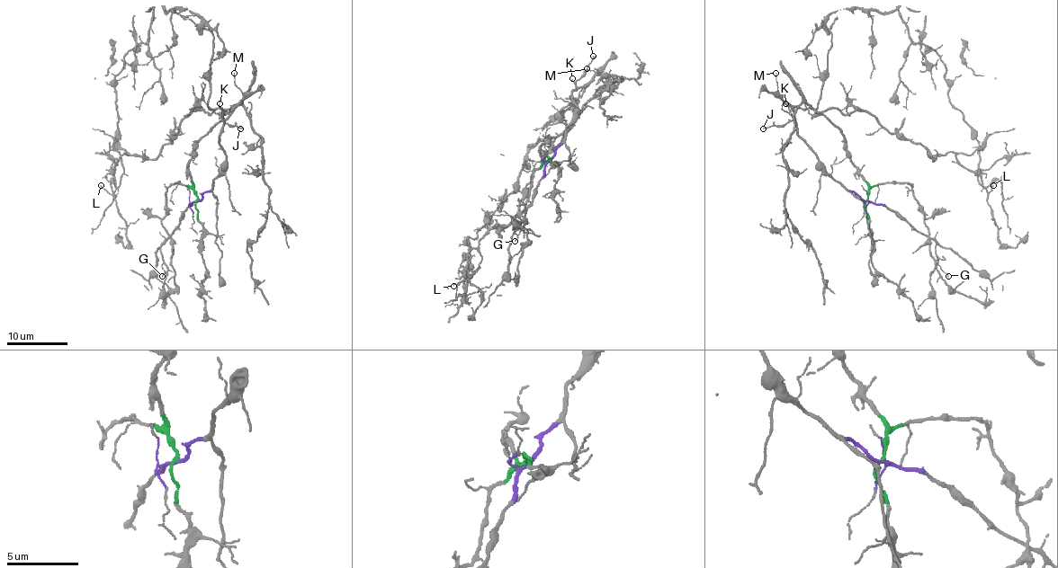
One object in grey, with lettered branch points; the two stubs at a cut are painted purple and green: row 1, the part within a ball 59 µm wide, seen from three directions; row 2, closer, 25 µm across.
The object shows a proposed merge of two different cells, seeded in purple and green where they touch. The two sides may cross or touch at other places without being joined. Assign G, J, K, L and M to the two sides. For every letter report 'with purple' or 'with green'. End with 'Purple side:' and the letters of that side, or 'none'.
G: with purple
J: with purple
K: with purple
L: with green
M: with purple
Purple side: G, J, K, M

